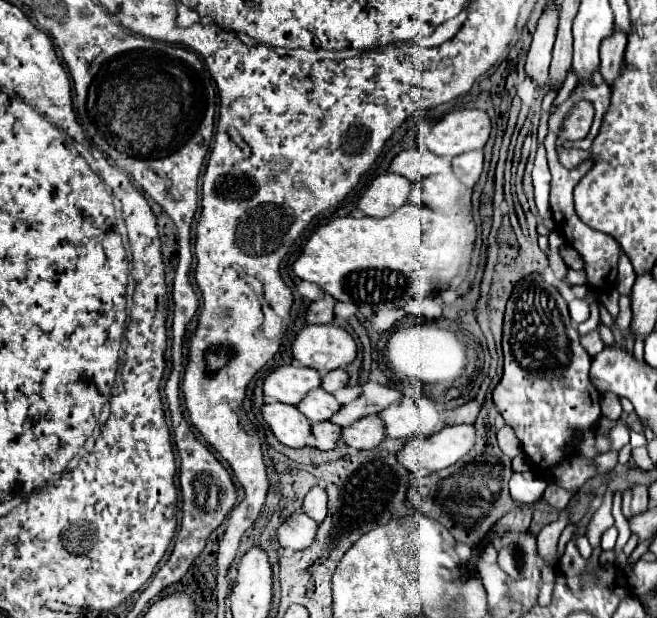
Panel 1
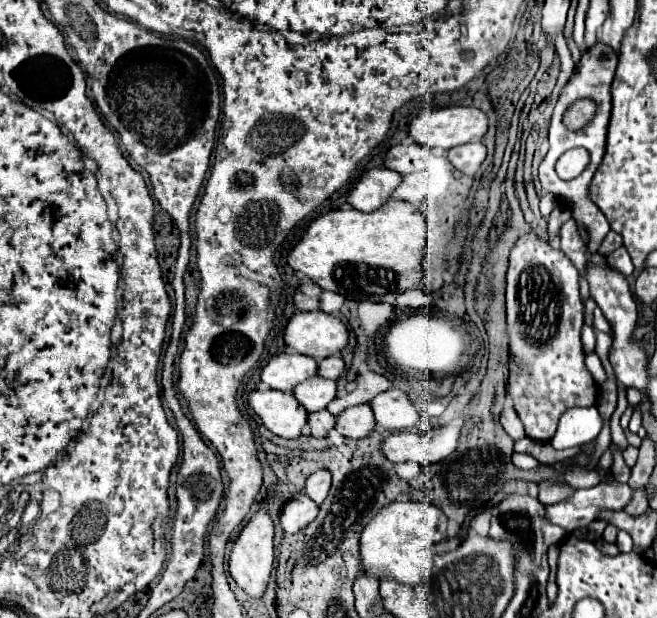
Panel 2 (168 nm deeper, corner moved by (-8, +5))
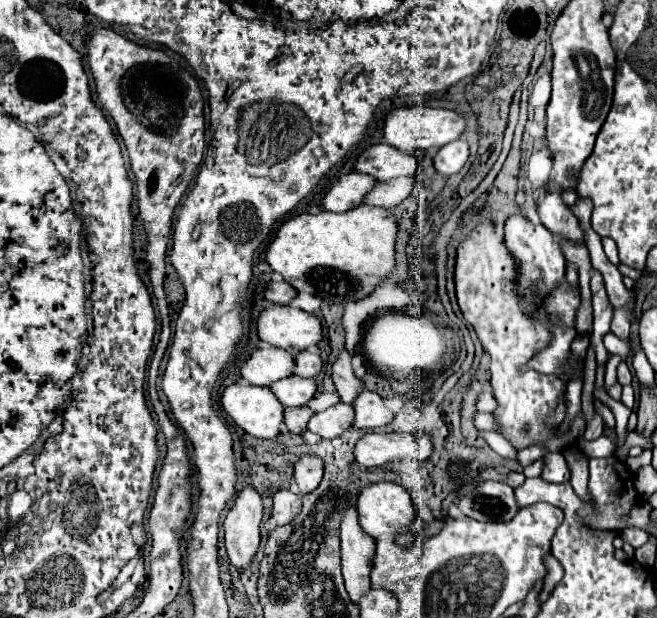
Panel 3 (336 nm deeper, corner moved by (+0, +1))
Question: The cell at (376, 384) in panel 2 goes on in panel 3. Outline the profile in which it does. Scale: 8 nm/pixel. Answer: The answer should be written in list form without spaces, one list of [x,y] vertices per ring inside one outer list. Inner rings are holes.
[[[346,350],[340,354],[340,358],[334,364],[332,380],[336,384],[336,390],[340,394],[340,400],[344,404],[352,404],[356,400],[356,396],[360,394],[360,390],[364,388],[364,382],[354,376],[354,370],[350,366],[350,358],[348,358],[348,352]]]

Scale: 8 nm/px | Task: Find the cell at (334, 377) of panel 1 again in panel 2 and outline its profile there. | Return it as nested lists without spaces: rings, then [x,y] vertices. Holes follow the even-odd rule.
[[[328,356],[318,362],[318,374],[322,378],[336,380],[344,372],[344,360],[340,356]]]

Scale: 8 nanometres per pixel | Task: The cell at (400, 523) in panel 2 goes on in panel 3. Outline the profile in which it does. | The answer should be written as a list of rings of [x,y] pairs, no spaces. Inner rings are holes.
[[[378,482],[364,488],[358,498],[358,518],[362,530],[374,538],[394,538],[408,530],[416,518],[416,510],[408,492],[392,482]]]

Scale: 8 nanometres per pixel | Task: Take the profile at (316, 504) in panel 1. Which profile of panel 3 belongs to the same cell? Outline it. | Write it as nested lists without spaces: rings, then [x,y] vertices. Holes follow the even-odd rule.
[[[302,456],[294,466],[294,482],[300,494],[314,492],[322,480],[322,460],[314,456]]]

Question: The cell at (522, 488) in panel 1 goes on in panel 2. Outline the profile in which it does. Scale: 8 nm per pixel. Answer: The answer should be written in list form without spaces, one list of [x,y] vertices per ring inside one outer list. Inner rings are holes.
[[[514,452],[512,454],[512,462],[522,468],[522,470],[534,470],[538,466],[538,460],[532,458],[530,454],[520,454],[520,452]]]

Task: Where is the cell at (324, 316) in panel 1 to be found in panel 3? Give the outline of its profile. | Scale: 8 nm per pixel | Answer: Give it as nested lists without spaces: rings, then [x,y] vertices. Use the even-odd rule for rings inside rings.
[[[270,282],[268,288],[264,290],[264,298],[266,298],[268,302],[272,302],[272,304],[282,304],[282,306],[290,304],[290,300],[294,300],[296,294],[298,294],[298,292],[296,292],[288,282]]]

